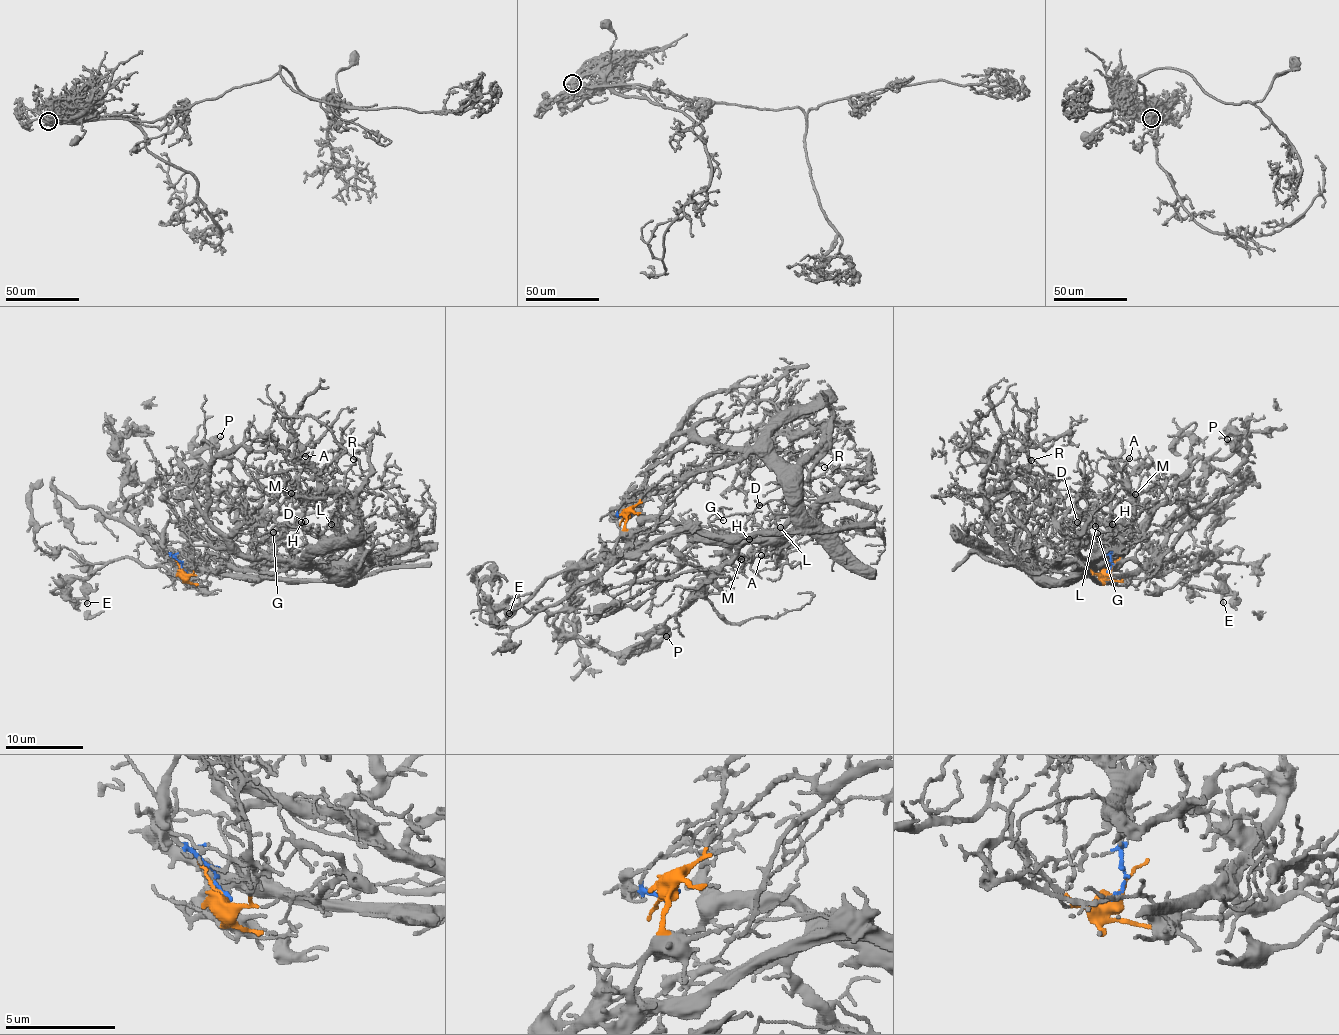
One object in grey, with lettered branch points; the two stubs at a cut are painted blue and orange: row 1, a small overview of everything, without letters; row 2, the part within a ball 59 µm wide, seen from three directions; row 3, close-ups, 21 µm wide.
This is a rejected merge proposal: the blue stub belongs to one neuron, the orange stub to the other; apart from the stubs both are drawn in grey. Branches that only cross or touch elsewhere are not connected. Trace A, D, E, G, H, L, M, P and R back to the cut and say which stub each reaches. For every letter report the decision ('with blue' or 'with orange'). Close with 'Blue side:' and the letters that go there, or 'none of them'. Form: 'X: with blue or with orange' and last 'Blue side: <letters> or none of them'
A: with blue
D: with blue
E: with orange
G: with blue
H: with blue
L: with blue
M: with blue
P: with orange
R: with blue
Blue side: A, D, G, H, L, M, R

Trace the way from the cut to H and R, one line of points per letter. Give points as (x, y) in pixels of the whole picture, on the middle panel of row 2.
H: (628, 516), (613, 513), (633, 497), (645, 515), (672, 517), (694, 537), (724, 537), (741, 544), (750, 538)
R: (628, 516), (613, 513), (633, 497), (690, 535), (762, 543), (795, 506), (793, 486), (824, 467)

